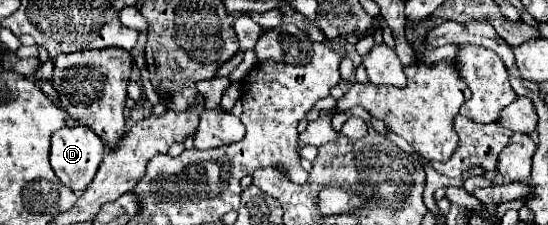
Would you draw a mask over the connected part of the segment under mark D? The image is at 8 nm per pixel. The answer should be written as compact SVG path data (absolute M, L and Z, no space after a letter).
M65 126L57 130L51 138L51 166L57 178L69 186L75 194L81 194L97 174L97 168L105 156L103 142L87 126Z

